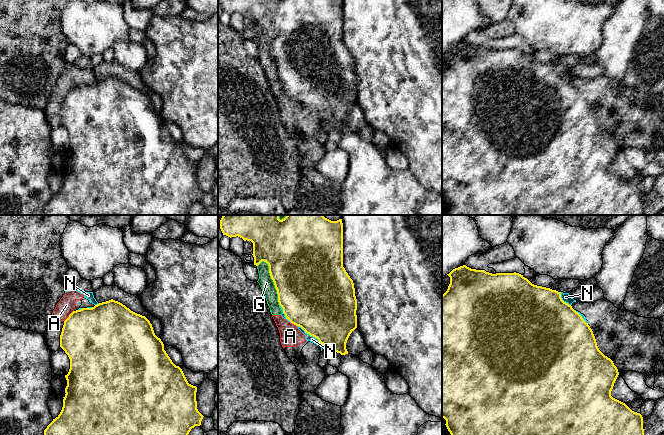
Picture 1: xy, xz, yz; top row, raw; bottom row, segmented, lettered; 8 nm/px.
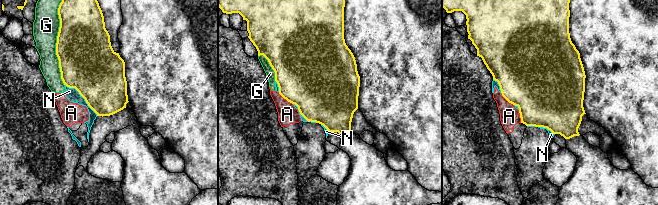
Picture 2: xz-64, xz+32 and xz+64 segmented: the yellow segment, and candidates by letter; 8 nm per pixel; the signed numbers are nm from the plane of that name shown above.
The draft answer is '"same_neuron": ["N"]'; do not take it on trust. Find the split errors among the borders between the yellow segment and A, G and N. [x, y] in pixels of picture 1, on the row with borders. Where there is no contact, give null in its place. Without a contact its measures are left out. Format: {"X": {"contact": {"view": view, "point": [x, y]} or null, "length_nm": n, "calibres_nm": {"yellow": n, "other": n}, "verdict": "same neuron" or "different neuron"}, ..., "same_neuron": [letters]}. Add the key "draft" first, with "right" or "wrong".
{"draft": "wrong", "A": {"contact": {"view": "xy", "point": [69, 316]}, "length_nm": 120, "calibres_nm": {"yellow": 480, "other": 140}, "verdict": "different neuron"}, "G": {"contact": {"view": "xz", "point": [273, 281]}, "length_nm": 400, "calibres_nm": {"yellow": 500, "other": 110}, "verdict": "different neuron"}, "N": {"contact": {"view": "xz", "point": [310, 335]}, "length_nm": 260, "calibres_nm": {"yellow": 500, "other": 50}, "verdict": "different neuron"}, "same_neuron": []}

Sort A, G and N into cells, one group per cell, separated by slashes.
A G N

